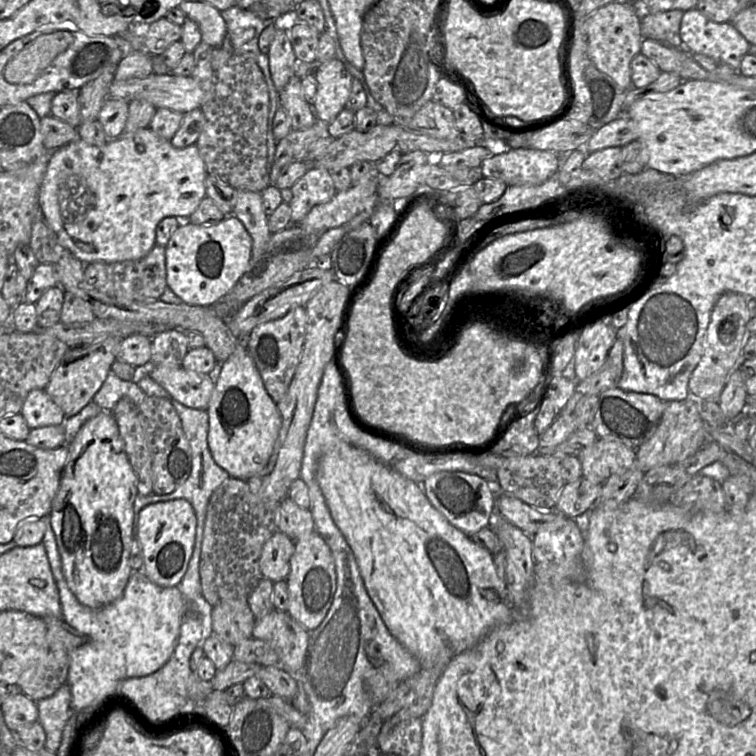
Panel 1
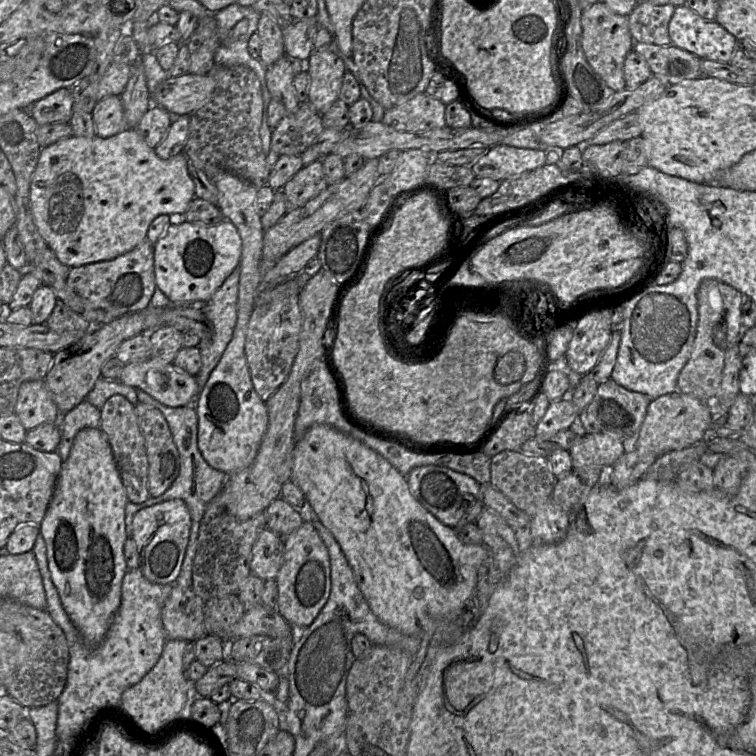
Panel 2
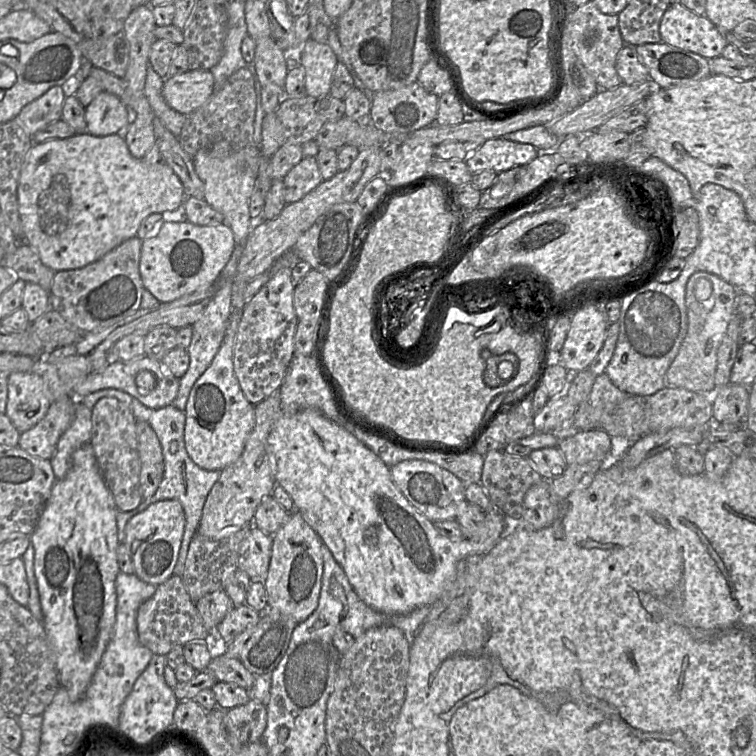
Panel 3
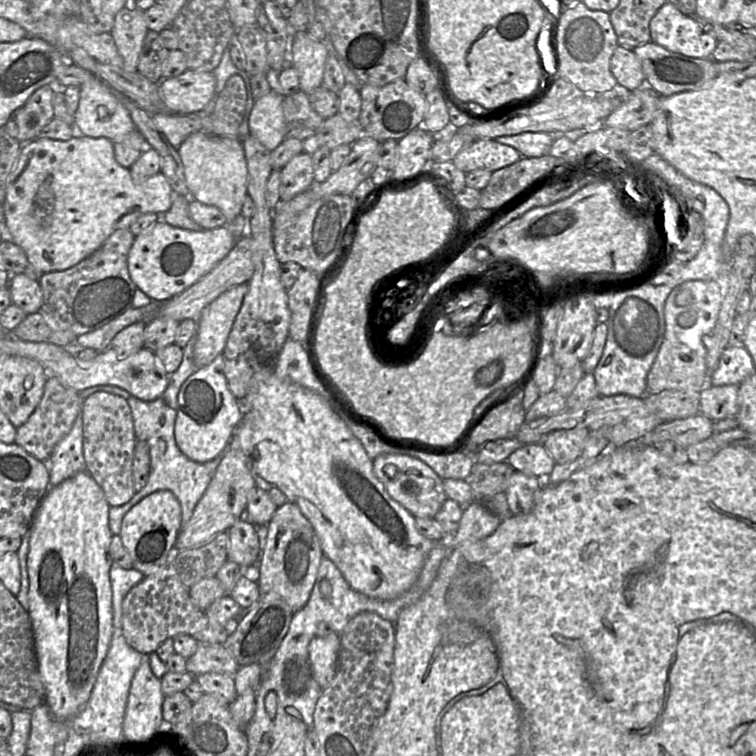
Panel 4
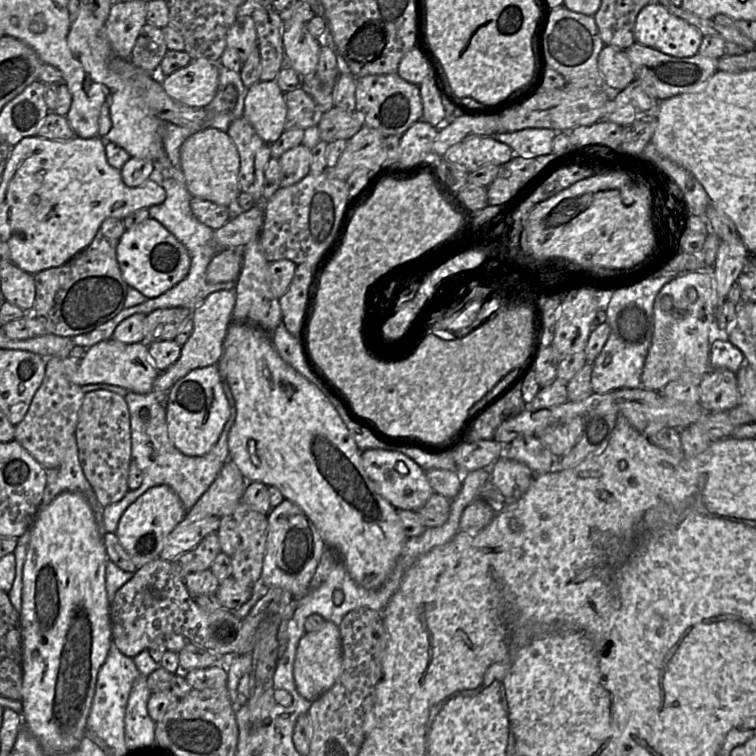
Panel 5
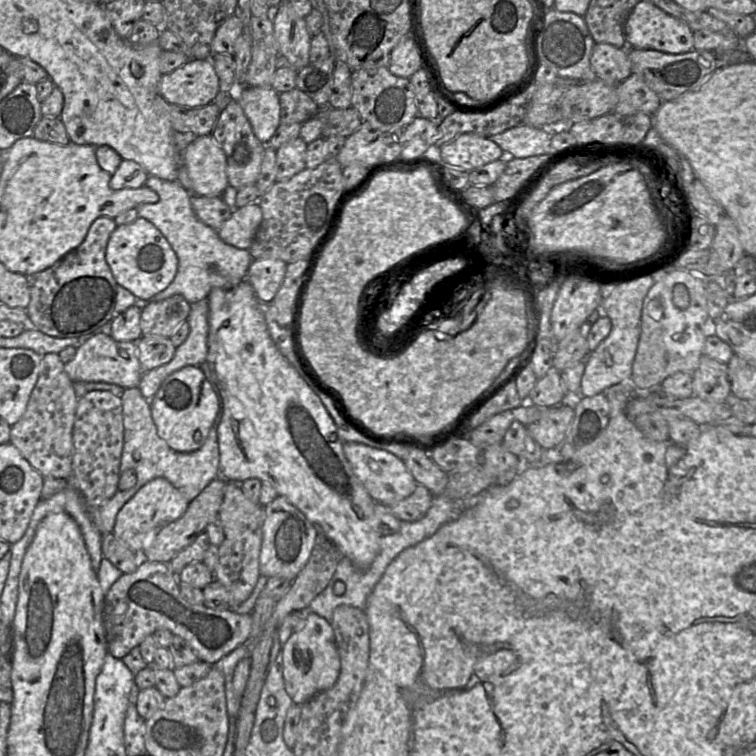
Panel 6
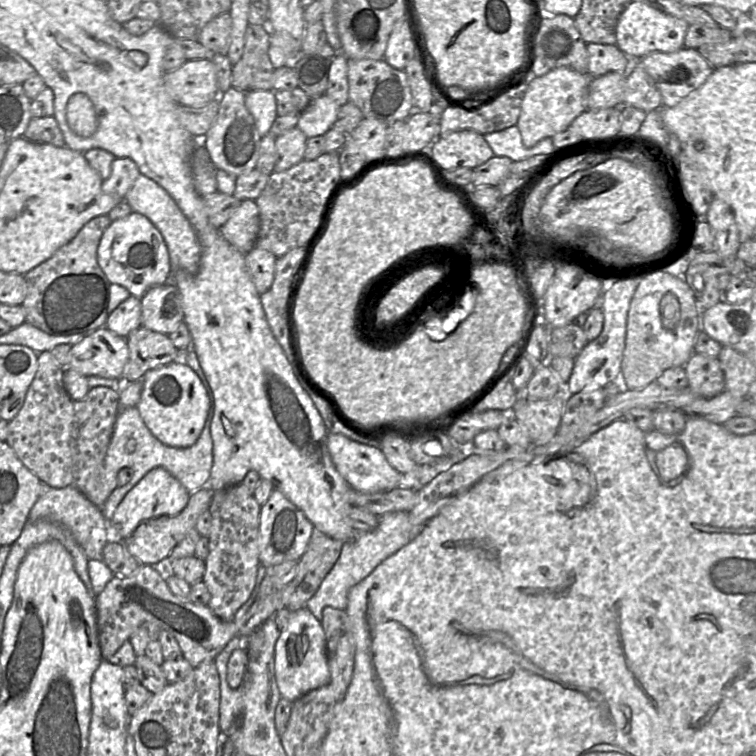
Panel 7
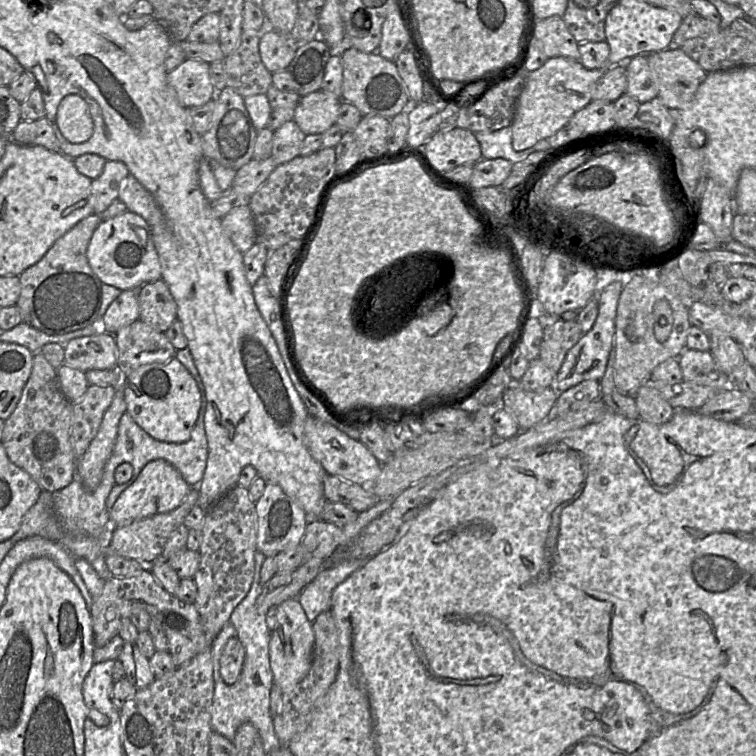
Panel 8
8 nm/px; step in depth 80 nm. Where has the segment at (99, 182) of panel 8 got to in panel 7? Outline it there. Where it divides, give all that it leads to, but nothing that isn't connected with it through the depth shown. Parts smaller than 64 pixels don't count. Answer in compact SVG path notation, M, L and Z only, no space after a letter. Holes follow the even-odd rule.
M116 158L111 165L111 174L103 180L101 189L112 197L124 198L140 175L137 165L131 159Z

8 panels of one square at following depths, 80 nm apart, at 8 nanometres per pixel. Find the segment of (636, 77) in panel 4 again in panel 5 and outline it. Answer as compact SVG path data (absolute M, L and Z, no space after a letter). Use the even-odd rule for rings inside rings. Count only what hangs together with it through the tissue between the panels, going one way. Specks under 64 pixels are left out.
M605 45L598 56L598 68L605 84L615 90L623 90L636 79L627 51Z

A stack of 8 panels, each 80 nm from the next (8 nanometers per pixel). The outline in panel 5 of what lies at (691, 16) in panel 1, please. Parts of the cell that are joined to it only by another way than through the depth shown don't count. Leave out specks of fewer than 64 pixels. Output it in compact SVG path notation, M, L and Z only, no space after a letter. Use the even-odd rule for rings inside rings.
M649 3L636 18L634 37L637 43L683 58L699 52L704 35L664 6Z

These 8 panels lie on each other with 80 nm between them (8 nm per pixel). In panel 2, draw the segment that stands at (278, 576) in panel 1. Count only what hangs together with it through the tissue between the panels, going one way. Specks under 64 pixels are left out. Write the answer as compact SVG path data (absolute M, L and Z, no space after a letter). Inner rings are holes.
M268 528L263 529L252 547L251 574L264 581L275 579L282 563L283 550L283 536Z

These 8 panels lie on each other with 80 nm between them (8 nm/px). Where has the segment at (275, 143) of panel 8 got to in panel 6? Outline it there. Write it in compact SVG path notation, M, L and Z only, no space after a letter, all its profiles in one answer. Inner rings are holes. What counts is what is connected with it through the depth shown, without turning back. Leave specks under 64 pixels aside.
M297 137L276 150L276 181L287 181L306 168L307 144Z

